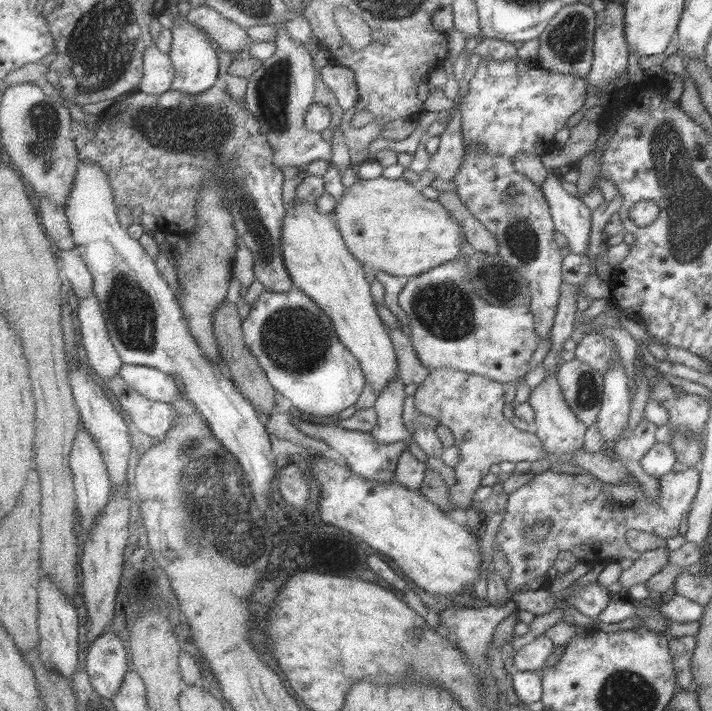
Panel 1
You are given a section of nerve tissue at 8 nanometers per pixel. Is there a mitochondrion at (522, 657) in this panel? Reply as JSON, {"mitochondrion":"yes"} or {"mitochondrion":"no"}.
{"mitochondrion":"no"}

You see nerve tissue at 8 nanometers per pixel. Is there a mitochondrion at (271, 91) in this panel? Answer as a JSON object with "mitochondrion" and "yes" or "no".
{"mitochondrion":"yes"}

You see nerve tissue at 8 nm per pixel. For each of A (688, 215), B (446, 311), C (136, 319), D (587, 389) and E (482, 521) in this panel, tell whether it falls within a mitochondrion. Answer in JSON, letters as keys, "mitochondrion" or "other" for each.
{"A":"mitochondrion","B":"mitochondrion","C":"mitochondrion","D":"mitochondrion","E":"other"}

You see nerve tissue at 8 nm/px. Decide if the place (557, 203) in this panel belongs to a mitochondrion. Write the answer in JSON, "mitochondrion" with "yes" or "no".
{"mitochondrion":"no"}

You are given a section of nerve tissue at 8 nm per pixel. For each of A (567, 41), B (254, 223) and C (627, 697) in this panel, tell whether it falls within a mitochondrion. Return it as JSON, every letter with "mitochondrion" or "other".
{"A":"mitochondrion","B":"mitochondrion","C":"mitochondrion"}

